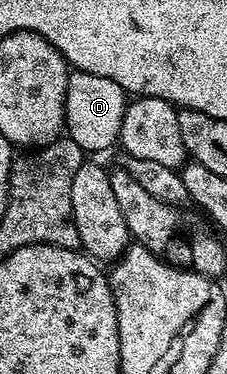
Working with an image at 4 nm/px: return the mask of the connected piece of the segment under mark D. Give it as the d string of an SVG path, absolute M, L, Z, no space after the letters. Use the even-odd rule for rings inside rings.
M73 70L67 80L64 129L75 144L86 152L116 147L121 137L127 91L107 76L95 76L86 70Z

